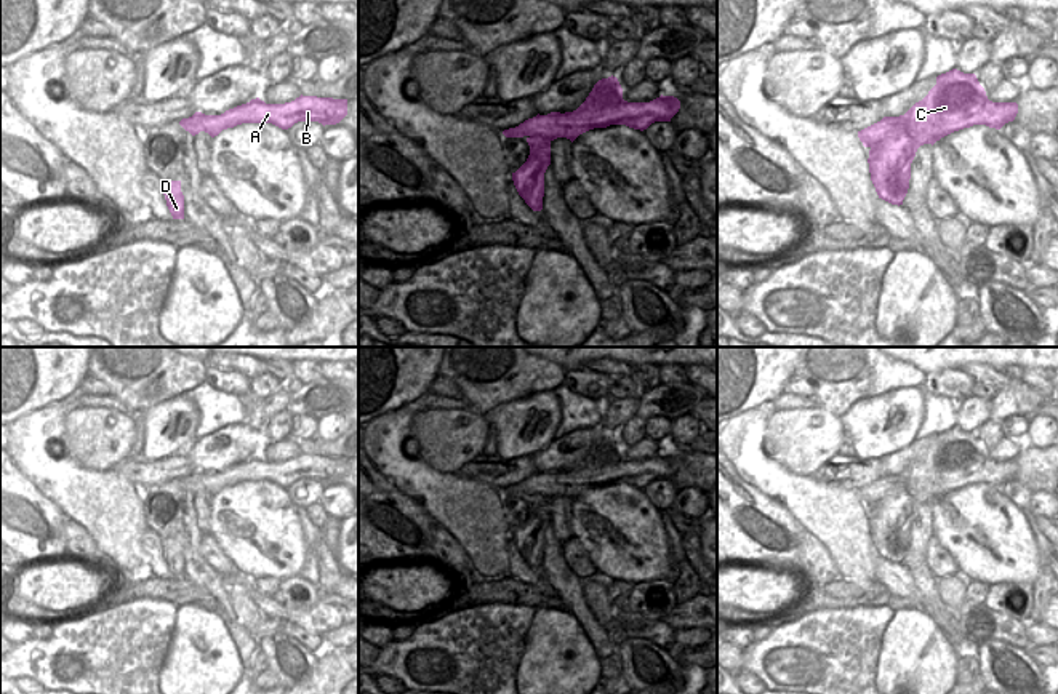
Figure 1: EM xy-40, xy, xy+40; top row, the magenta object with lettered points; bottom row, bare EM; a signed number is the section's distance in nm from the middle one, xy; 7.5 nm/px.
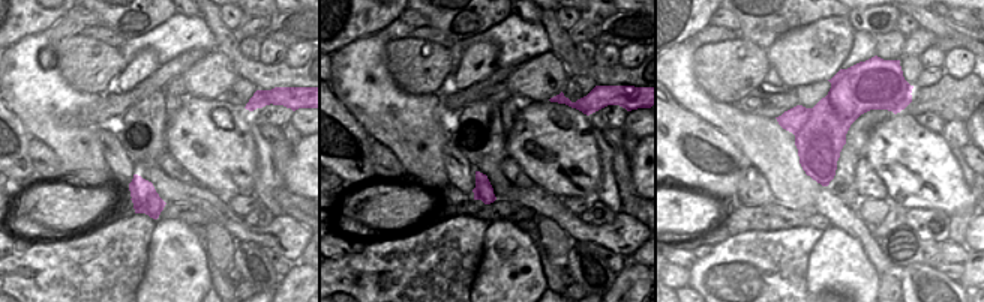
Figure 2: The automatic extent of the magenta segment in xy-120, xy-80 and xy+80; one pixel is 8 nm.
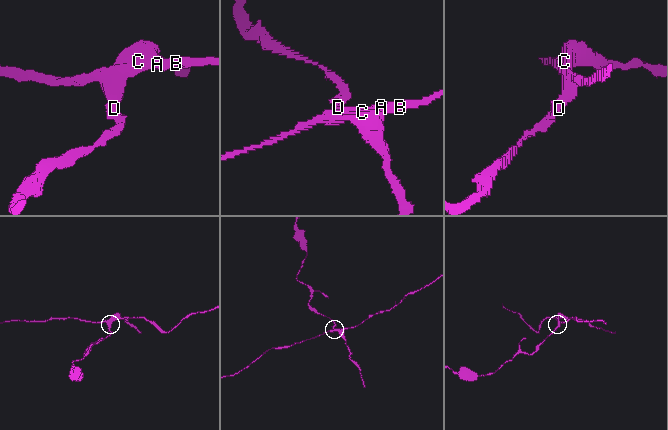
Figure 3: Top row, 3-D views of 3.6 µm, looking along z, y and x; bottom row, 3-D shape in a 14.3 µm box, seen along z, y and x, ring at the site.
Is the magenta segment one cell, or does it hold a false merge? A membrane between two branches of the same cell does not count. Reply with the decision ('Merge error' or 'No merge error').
Merge error.

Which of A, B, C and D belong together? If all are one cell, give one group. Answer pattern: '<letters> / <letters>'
A B / C D

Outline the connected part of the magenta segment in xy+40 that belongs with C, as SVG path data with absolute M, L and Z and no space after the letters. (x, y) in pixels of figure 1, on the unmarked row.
M952 427L938 433L928 453L904 472L908 488L885 496L869 509L871 539L879 556L903 563L917 507L959 489L959 480L980 470L988 459L975 432Z

